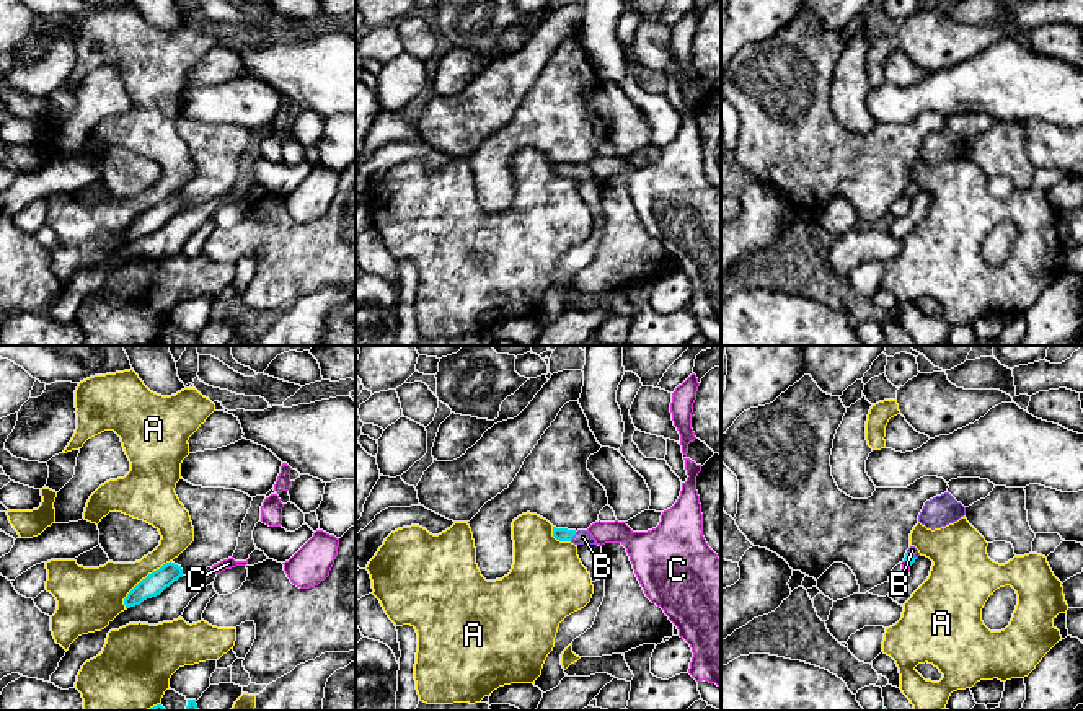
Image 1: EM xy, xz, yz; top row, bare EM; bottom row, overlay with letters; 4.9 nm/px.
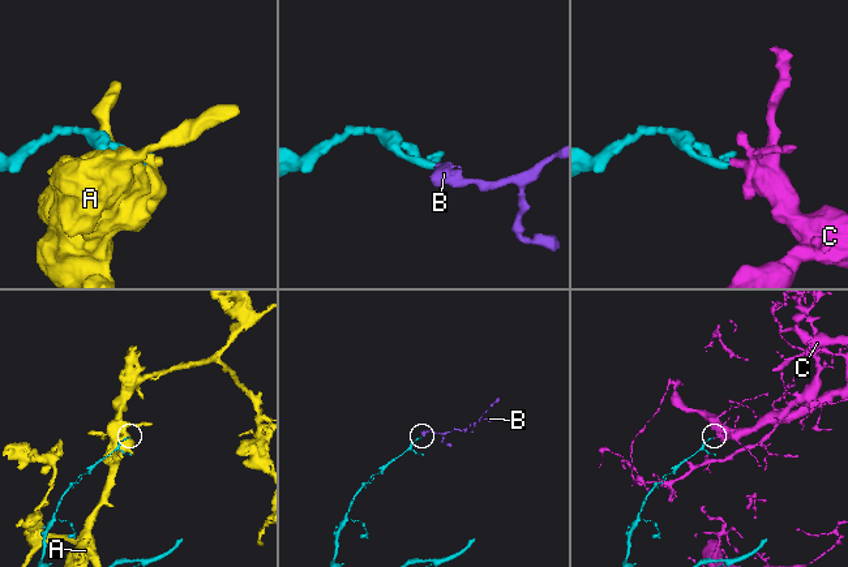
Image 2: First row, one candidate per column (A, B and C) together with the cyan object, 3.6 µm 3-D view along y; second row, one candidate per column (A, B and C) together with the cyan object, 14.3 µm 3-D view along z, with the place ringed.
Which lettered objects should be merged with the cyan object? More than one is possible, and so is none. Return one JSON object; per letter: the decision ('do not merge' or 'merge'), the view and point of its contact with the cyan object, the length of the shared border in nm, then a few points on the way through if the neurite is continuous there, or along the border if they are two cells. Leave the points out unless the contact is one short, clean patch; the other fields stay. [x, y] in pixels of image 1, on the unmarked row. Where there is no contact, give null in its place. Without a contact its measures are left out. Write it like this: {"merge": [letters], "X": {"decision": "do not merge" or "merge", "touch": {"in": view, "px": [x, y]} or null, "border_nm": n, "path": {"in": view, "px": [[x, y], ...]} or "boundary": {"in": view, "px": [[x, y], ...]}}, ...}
{"merge": ["B"], "A": {"decision": "do not merge", "touch": {"in": "xy", "px": [141, 216]}, "border_nm": 340}, "B": {"decision": "merge", "touch": {"in": "xz", "px": [573, 170]}, "border_nm": 60, "path": {"in": "xz", "px": [[560, 168], [573, 170], [583, 172]]}}, "C": {"decision": "do not merge", "touch": {"in": "yz", "px": [906, 196]}, "border_nm": 50, "boundary": {"in": "yz", "px": [[904, 194], [909, 201]]}}}

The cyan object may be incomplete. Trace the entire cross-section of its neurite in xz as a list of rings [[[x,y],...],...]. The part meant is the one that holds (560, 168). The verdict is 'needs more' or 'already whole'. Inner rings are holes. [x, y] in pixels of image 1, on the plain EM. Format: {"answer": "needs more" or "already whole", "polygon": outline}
{"answer": "needs more", "polygon": [[[553,161],[553,171],[559,176],[571,176],[574,179],[597,179],[587,165],[568,165]]]}

